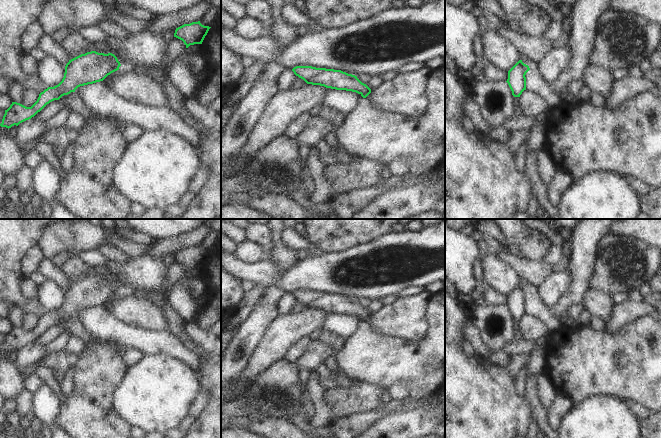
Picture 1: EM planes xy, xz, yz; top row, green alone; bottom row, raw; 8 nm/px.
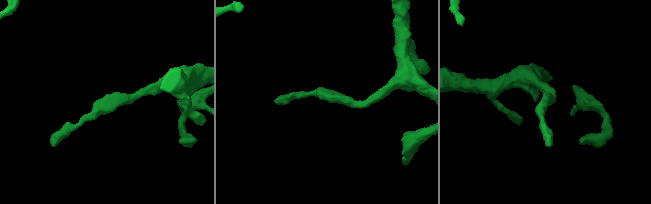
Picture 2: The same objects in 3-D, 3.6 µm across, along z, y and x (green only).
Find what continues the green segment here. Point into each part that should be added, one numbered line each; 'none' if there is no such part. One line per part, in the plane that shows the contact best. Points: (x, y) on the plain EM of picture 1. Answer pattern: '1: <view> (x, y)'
none

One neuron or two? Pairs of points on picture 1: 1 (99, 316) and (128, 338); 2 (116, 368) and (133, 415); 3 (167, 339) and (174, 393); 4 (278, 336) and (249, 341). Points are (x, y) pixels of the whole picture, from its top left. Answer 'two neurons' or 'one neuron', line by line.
1: one neuron
2: two neurons
3: two neurons
4: two neurons

